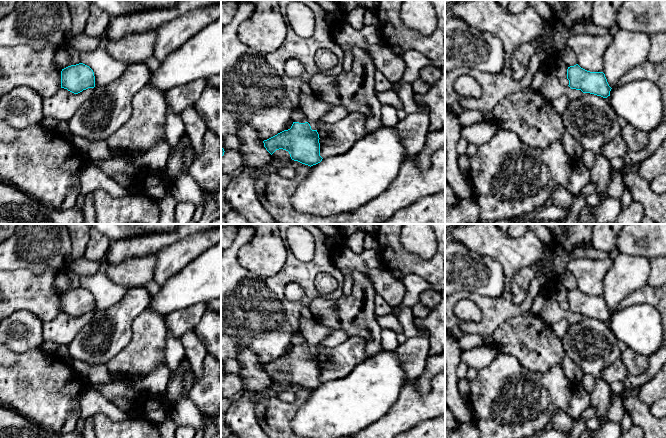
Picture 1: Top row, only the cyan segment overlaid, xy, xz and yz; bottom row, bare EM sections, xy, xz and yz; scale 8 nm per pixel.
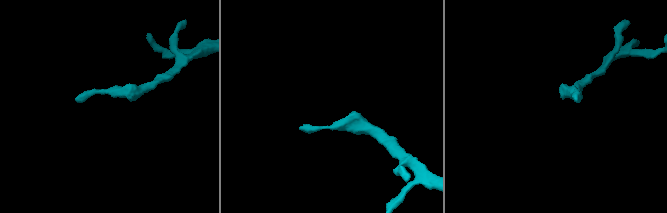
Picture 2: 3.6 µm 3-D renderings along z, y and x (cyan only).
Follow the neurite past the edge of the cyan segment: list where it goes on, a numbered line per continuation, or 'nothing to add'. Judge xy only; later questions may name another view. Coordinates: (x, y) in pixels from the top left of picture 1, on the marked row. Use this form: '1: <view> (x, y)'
nothing to add

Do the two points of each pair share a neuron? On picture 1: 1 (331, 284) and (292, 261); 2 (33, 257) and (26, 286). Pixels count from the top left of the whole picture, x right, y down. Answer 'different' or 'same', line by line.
1: different
2: different

